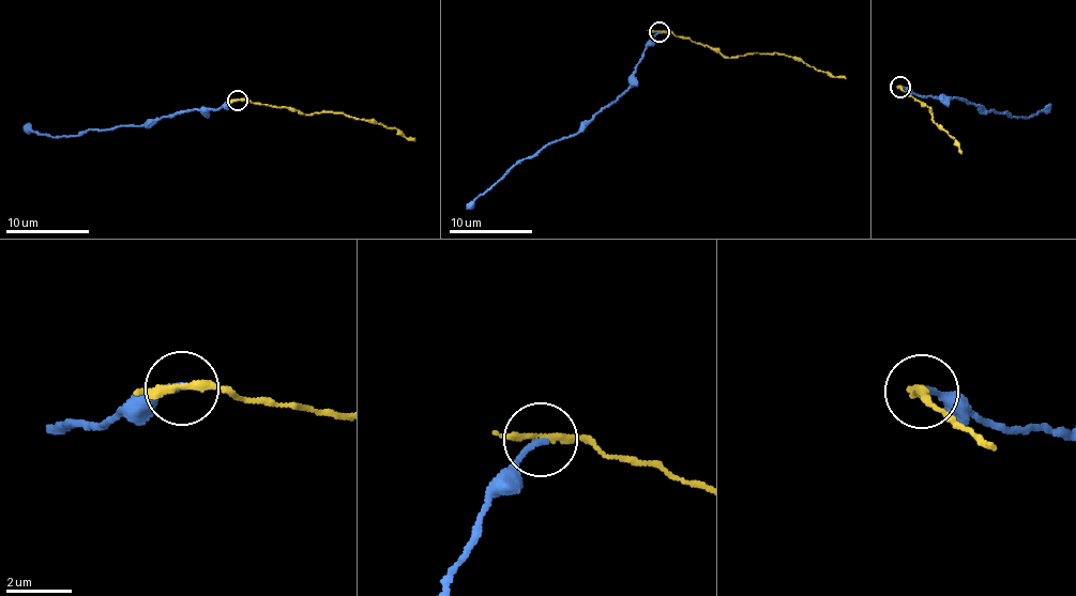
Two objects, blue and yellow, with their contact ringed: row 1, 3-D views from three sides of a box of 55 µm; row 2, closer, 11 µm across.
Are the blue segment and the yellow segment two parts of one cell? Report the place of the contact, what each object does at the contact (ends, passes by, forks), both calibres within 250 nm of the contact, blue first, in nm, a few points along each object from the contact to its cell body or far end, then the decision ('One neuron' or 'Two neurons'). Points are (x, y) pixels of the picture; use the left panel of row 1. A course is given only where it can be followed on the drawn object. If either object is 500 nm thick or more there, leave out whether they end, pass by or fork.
Place: (238, 100). At the ring blue ends. At the ring yellow passes by. Thickness 200 nm (blue) against 200 nm. Course of blue: (238, 100), (220, 108), (186, 109), (149, 119), (141, 125), (120, 124), (75, 135), (47, 137), (23, 126). Course of yellow: (238, 100), (284, 106), (302, 115), (344, 112), (374, 120), (415, 140). Two neurons

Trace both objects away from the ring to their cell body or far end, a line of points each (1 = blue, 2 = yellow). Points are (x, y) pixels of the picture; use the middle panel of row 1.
1: (660, 31), (645, 51), (634, 80), (616, 97), (576, 133), (556, 139), (514, 164), (466, 209)
2: (660, 31), (672, 31), (694, 42), (708, 44), (727, 57), (769, 52), (800, 57), (818, 71), (846, 78)

